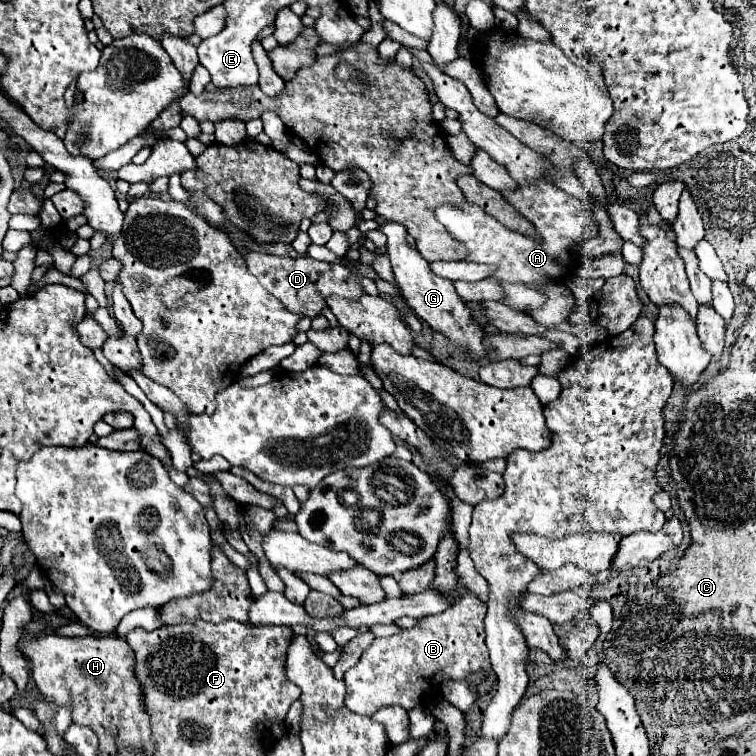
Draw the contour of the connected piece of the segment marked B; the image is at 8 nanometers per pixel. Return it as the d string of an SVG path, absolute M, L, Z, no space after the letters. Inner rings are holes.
M466 592L462 598L458 598L458 602L454 602L454 606L450 606L450 610L442 612L442 614L434 614L434 616L424 616L418 620L416 626L412 628L404 628L402 632L394 634L394 636L386 636L386 638L374 638L374 642L370 644L370 648L366 648L358 660L356 666L352 666L346 674L344 674L344 682L348 688L348 696L346 696L346 704L350 706L350 710L354 710L356 714L374 714L376 710L384 708L384 706L392 706L398 704L406 710L412 710L416 706L422 704L422 700L432 694L438 692L440 684L444 684L446 680L460 680L464 682L470 690L476 692L476 696L484 696L492 690L494 682L496 682L496 674L492 670L490 664L490 656L488 656L488 648L486 648L486 632L484 632L484 616L486 616L486 606L478 600L476 594ZM482 672L480 682L468 682L470 674L478 674Z

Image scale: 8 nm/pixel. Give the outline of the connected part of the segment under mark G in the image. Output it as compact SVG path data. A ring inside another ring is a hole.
M384 222L384 224L380 224L378 230L388 236L388 258L390 258L396 282L400 284L402 294L404 294L408 306L414 310L414 314L418 318L426 320L434 330L446 334L454 344L464 346L474 356L474 360L484 360L486 358L486 350L482 346L484 332L476 322L472 322L470 310L466 308L462 298L458 298L454 284L446 278L436 276L430 270L430 262L426 262L420 256L420 252L410 246L406 226L402 226L398 222Z

